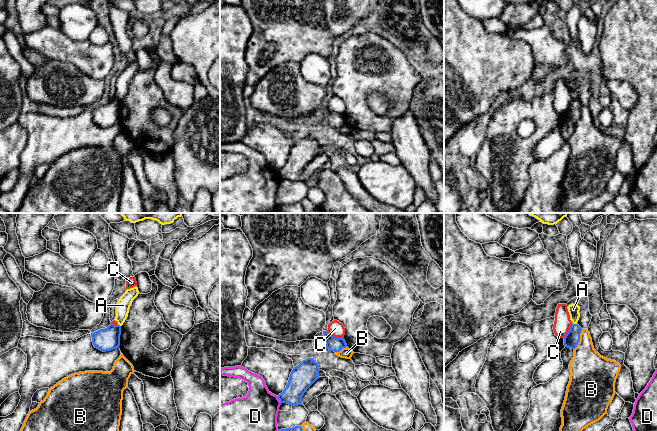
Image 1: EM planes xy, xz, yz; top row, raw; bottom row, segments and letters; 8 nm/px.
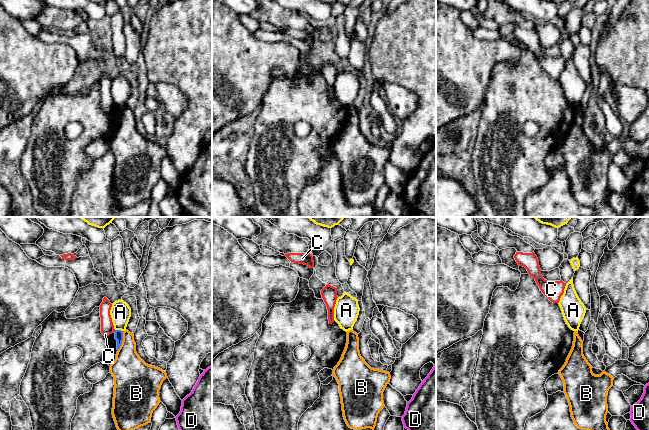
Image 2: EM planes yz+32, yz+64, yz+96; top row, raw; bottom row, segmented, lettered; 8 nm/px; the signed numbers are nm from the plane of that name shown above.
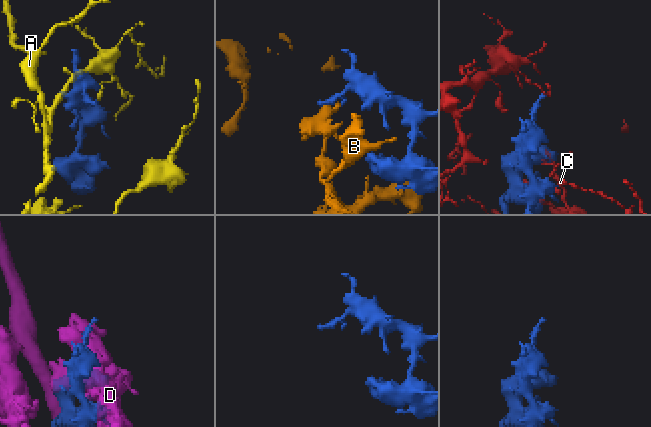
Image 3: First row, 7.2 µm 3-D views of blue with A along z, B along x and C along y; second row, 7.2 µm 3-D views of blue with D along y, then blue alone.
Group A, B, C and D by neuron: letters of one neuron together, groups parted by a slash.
A / B / C / D

